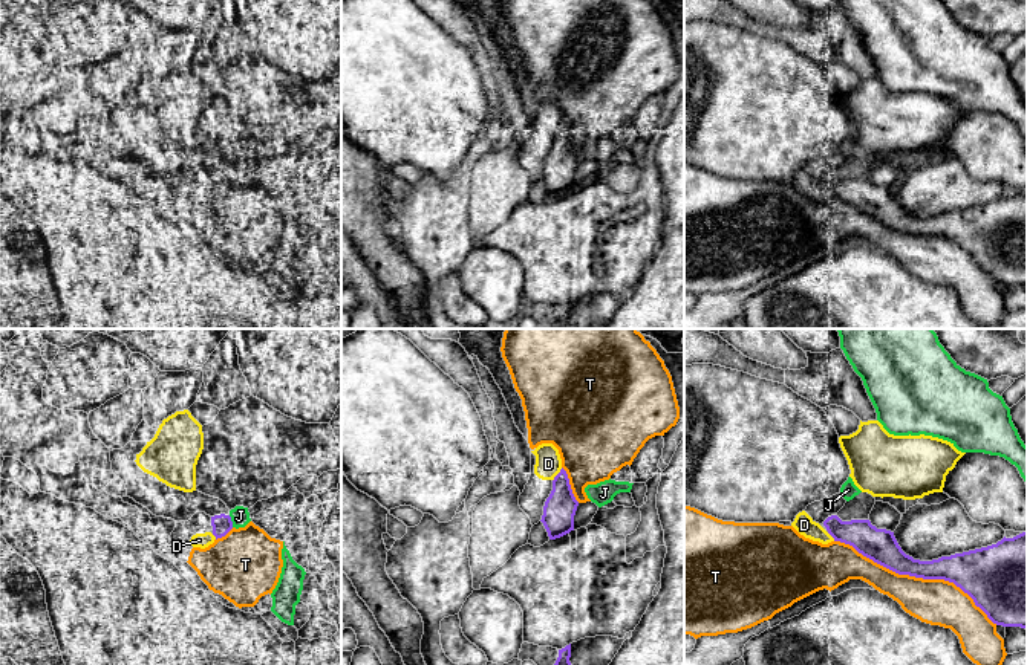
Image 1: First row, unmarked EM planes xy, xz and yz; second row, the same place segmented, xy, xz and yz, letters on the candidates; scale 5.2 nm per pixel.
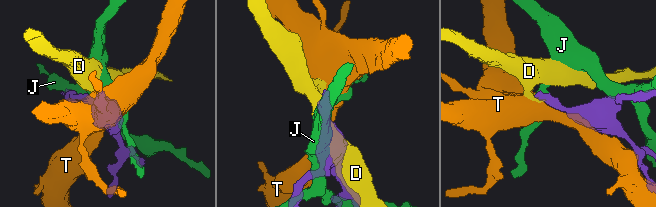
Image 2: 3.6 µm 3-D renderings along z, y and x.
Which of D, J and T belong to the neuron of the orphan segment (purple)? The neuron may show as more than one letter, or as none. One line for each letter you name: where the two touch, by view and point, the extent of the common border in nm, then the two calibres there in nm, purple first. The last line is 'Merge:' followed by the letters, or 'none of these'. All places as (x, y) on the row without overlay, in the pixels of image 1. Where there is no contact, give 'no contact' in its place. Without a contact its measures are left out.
Merge: none of these

